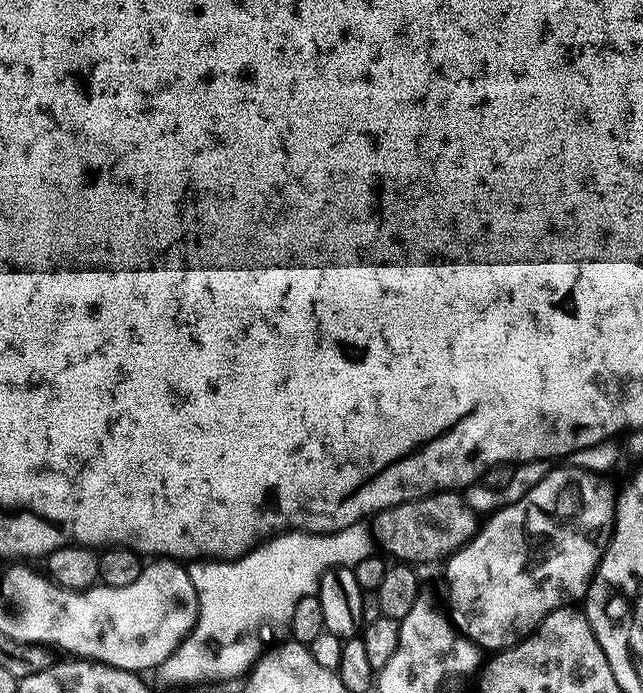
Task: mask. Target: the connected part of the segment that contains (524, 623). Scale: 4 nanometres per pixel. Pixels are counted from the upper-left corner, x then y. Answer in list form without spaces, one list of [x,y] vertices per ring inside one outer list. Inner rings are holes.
[[[553,467],[516,504],[497,508],[464,547],[447,557],[446,576],[455,619],[481,649],[503,650],[520,643],[554,610],[583,601],[614,531],[614,492],[603,475],[584,468]]]

